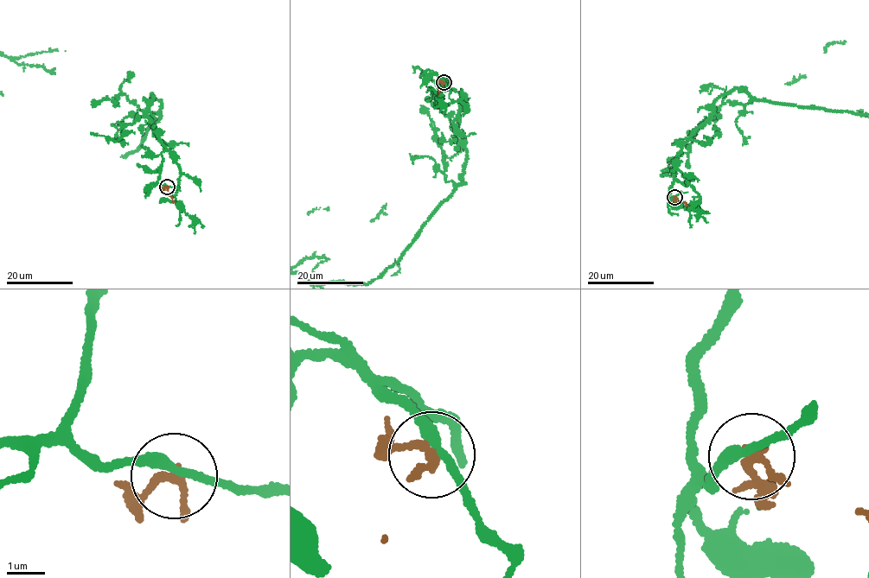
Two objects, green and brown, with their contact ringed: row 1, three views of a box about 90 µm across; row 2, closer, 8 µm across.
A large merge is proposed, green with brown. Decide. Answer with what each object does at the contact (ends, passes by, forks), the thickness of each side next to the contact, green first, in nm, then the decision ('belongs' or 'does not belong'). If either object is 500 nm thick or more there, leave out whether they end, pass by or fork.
green passes by | brown passes by | 240/200 nm | does not belong

